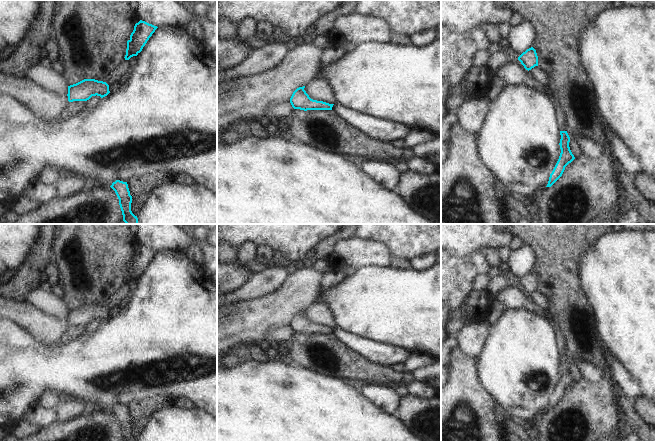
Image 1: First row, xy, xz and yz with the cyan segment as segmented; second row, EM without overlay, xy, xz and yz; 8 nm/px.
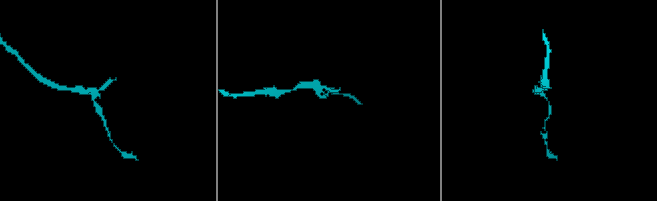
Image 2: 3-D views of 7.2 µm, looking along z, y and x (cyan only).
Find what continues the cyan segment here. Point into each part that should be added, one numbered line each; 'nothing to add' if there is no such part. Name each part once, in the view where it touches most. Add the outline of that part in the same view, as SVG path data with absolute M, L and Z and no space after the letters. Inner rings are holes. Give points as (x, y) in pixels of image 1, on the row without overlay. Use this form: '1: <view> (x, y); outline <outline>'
nothing to add

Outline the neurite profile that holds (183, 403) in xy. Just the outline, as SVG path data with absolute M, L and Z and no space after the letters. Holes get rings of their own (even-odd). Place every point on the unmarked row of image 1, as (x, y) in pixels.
M177 398L173 401L173 405L181 409L191 409L194 408L194 405L191 401L186 398Z

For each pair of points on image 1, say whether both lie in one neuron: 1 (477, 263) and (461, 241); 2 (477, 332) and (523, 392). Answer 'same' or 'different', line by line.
1: different
2: different

